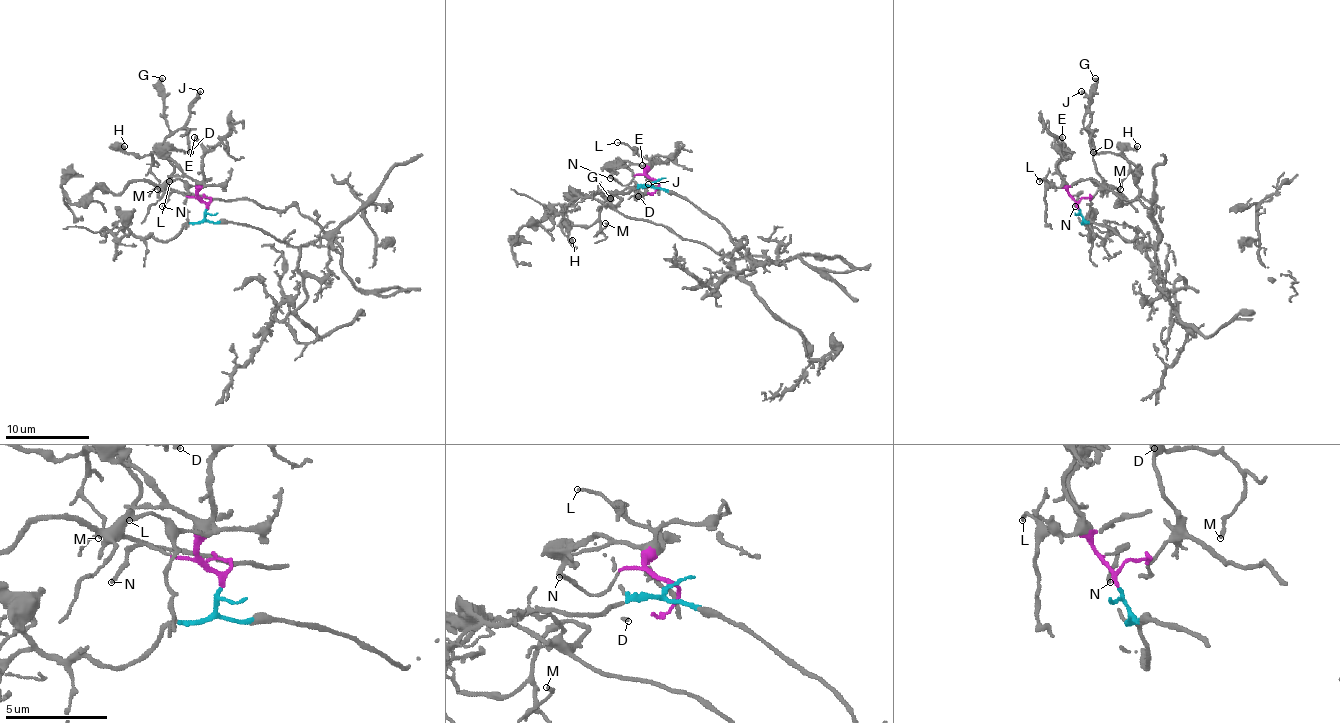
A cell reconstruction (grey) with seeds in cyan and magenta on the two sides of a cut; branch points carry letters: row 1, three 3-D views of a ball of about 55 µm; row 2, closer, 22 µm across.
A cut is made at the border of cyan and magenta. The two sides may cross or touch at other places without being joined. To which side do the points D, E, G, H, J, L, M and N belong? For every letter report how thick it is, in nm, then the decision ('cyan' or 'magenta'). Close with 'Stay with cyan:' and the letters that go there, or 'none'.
D: 160 nm thick; cyan
E: 200 nm thick; magenta
G: 280 nm thick; cyan
H: 160 nm thick; cyan
J: 190 nm thick; cyan
L: 130 nm thick; magenta
M: 140 nm thick; cyan
N: 150 nm thick; magenta
Stay with cyan: D, G, H, J, M

